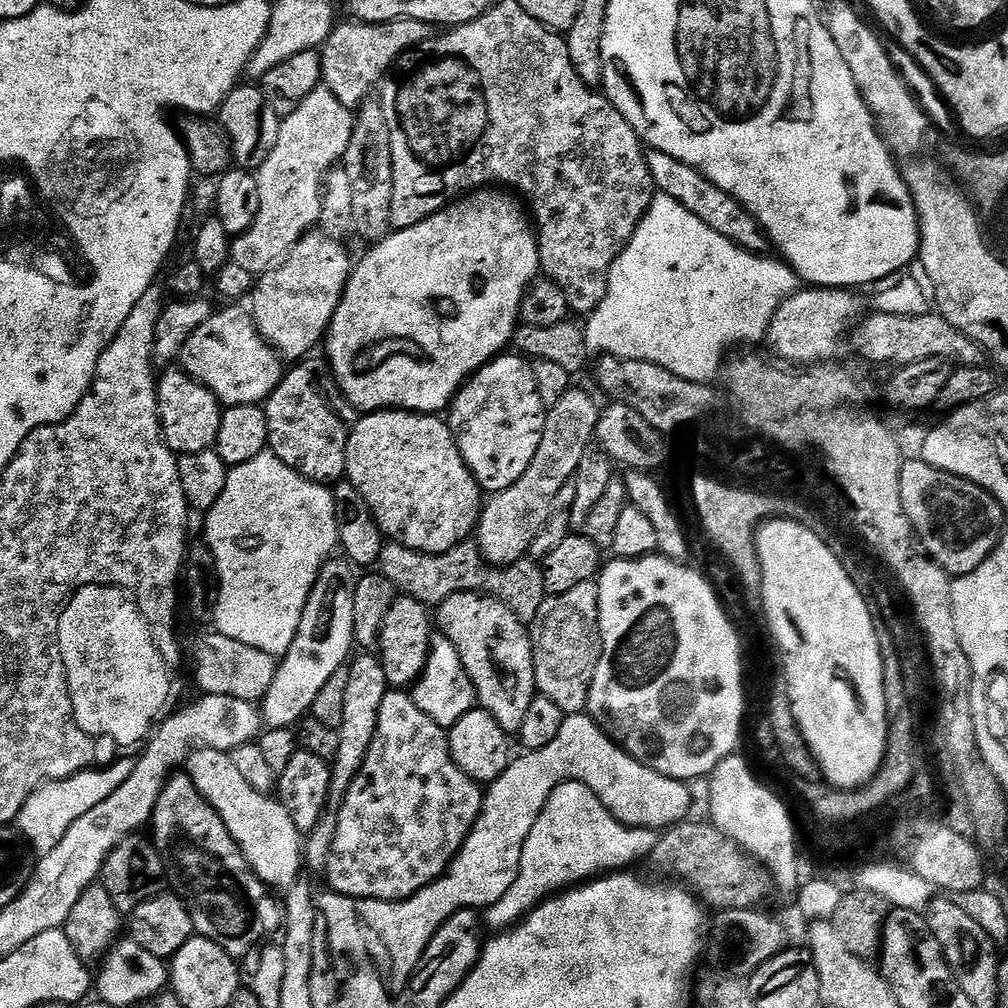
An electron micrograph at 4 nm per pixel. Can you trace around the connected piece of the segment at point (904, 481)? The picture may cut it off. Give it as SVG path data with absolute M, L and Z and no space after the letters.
M922 458L905 459L901 463L898 494L901 495L902 510L906 510L906 518L912 523L912 531L918 537L923 551L949 577L965 576L978 570L978 566L982 566L982 562L986 562L988 555L999 546L1000 537L1005 535L1006 509L992 497L991 492L971 484L969 480L963 480L961 476L938 470Z

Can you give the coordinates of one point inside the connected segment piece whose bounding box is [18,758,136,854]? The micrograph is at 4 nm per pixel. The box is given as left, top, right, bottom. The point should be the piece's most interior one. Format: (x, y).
(54, 807)

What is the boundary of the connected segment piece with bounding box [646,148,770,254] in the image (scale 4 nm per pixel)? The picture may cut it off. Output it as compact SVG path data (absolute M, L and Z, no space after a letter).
M653 148L647 153L646 166L650 170L652 187L659 195L686 206L686 210L690 210L690 214L694 214L694 218L706 222L706 226L710 226L710 230L722 234L722 238L730 238L730 242L734 242L742 250L757 254L769 251L770 241L768 235L762 230L758 218L754 218L754 214L750 214L750 210L746 210L746 206L742 206L742 202L738 202L730 194L726 194L726 190L714 186L714 182L710 182L694 166L657 148Z

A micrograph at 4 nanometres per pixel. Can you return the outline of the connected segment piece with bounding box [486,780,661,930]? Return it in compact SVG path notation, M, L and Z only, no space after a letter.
M567 780L550 794L542 814L532 824L530 834L526 838L526 846L522 846L522 862L518 870L518 878L514 878L514 886L502 894L496 904L486 910L486 924L492 930L508 930L520 923L537 904L543 904L549 896L555 896L573 886L579 886L589 880L595 880L605 874L631 869L639 860L647 861L658 846L661 833L655 828L632 828L610 814L606 806L585 784L576 780Z

